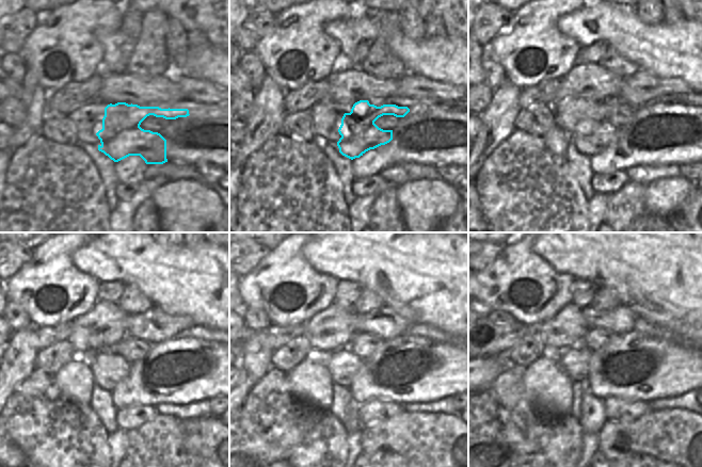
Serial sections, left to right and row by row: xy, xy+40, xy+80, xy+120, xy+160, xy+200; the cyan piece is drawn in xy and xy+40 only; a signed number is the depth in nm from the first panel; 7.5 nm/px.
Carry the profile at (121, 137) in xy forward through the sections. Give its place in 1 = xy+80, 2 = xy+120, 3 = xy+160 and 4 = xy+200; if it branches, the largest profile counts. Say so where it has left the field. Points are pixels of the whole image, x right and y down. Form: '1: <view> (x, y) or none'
1: xy+80 (592, 137)
2: xy+120 (109, 370)
3: xy+160 (342, 366)
4: xy+200 (574, 361)

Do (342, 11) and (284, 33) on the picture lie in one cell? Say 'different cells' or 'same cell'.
same cell

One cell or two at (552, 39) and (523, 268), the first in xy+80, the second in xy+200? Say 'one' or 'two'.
one

